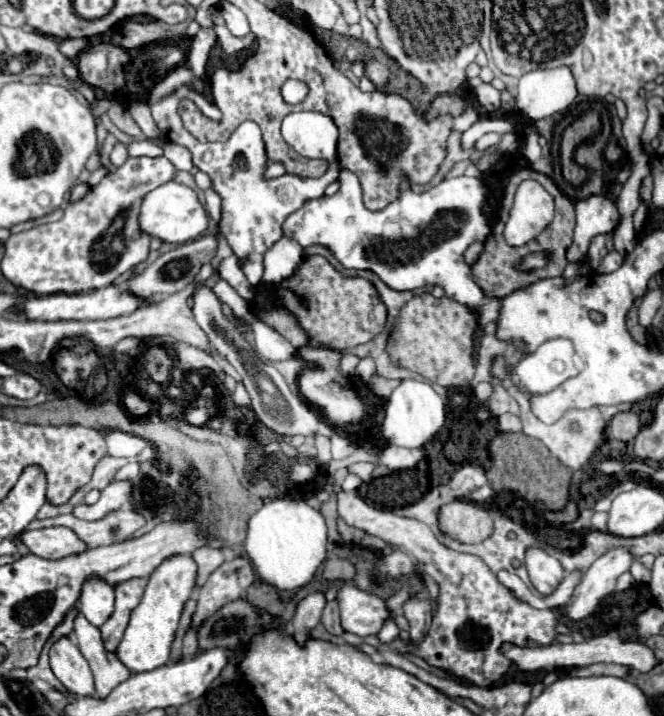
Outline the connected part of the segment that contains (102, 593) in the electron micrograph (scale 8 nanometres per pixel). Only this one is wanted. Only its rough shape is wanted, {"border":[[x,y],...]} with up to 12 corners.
{"border":[[100,579],[82,587],[78,613],[102,627],[114,611],[114,589]]}

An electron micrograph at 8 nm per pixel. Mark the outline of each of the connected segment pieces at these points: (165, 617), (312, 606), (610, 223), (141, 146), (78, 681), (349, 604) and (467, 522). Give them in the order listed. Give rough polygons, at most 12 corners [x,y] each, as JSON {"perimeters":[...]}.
{"perimeters":[[[190,555],[168,557],[132,611],[118,659],[144,673],[170,663],[196,583]],[[310,593],[296,605],[292,637],[306,645],[320,623],[324,593]],[[592,195],[576,203],[574,243],[566,259],[584,263],[592,237],[620,223],[614,201]],[[146,141],[128,145],[130,157],[162,157],[162,147]],[[70,639],[50,649],[68,693],[96,697],[90,667]],[[340,587],[342,629],[376,635],[390,615],[380,597]],[[470,501],[438,511],[440,531],[460,543],[492,535],[490,513]]]}

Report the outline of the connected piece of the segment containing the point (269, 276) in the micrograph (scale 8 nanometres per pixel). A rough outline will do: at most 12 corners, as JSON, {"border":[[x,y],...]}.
{"border":[[282,237],[264,255],[262,285],[288,279],[302,247]]}

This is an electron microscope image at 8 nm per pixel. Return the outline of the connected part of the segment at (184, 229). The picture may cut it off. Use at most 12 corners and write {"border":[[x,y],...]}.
{"border":[[176,181],[142,199],[138,221],[164,243],[210,225],[190,187]]}

